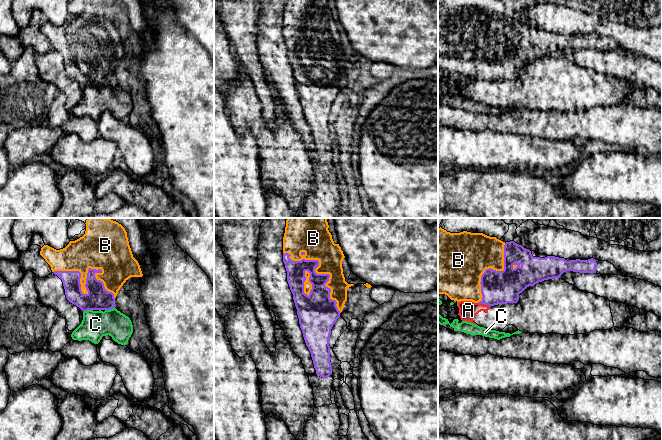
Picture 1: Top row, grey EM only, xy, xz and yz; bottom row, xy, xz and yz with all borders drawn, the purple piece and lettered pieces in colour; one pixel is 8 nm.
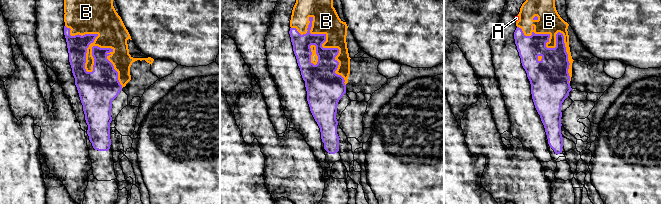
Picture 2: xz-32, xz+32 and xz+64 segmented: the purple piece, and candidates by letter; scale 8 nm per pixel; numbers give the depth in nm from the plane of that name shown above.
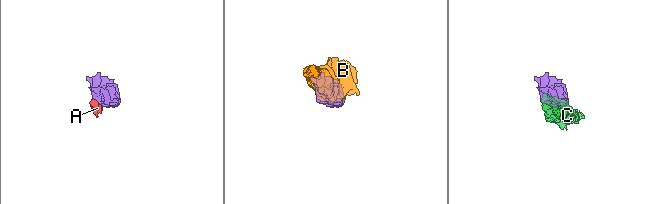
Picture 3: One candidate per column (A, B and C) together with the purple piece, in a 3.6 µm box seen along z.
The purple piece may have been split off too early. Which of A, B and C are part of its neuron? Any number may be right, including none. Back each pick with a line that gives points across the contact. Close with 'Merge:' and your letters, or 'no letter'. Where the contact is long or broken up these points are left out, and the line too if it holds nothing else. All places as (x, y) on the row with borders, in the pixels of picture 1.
Merge: B

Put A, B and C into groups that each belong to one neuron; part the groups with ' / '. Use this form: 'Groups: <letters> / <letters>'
Groups: A / B / C

